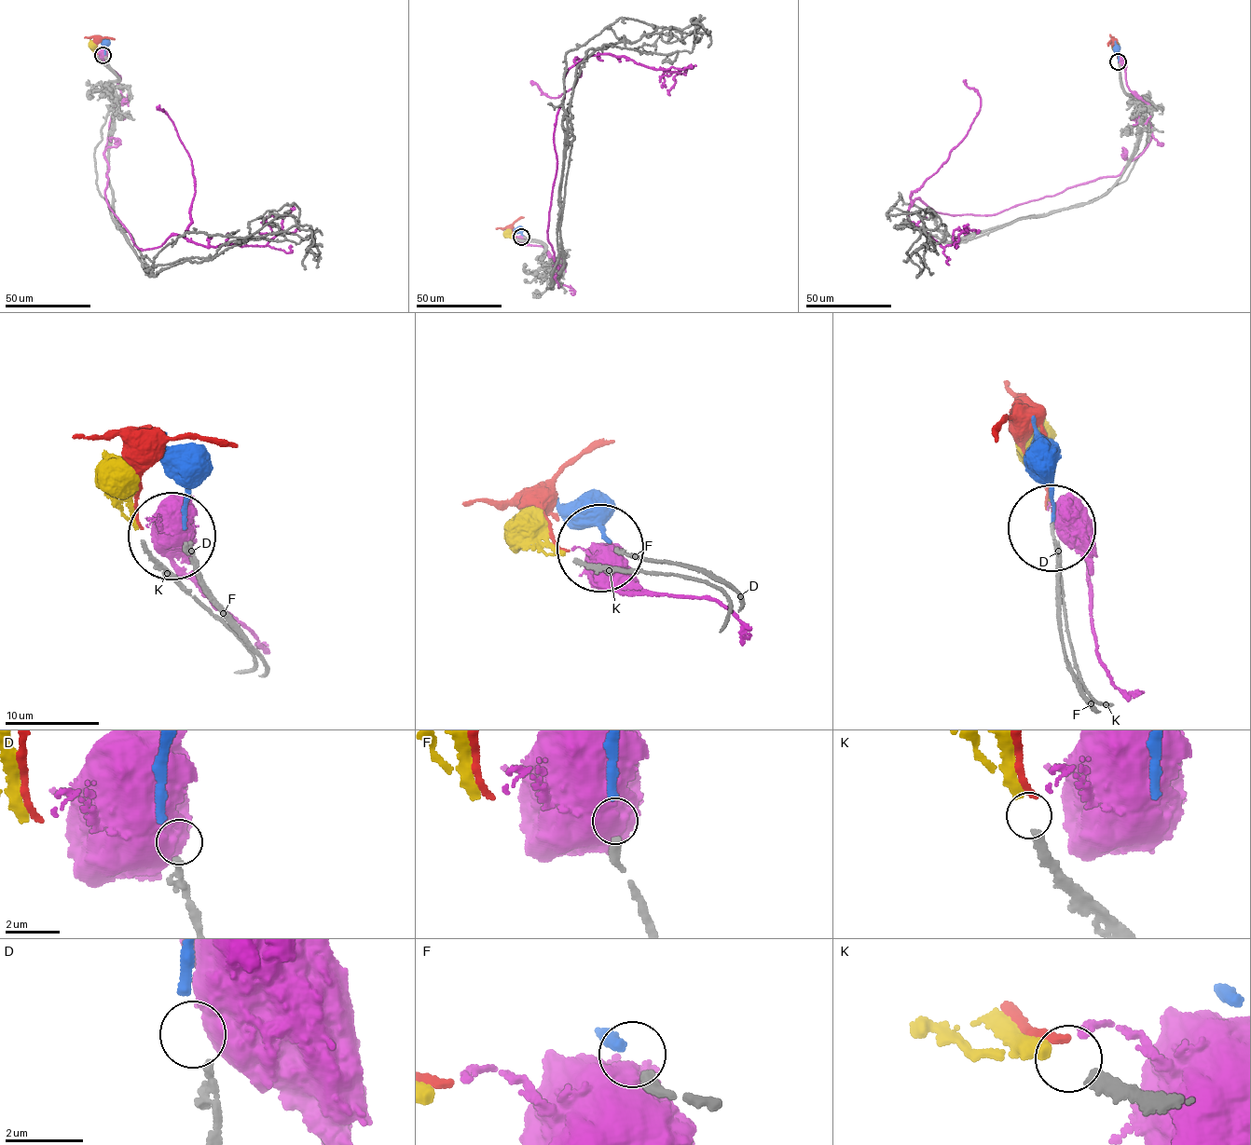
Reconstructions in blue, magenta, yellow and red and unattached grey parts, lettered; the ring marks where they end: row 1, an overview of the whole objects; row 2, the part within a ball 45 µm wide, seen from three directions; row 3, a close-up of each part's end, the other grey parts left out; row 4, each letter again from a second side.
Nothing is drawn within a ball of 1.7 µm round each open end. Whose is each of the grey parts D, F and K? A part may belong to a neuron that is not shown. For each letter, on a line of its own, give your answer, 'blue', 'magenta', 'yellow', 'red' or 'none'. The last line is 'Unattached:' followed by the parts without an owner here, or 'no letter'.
D: none
F: blue
K: yellow
Unattached: D

